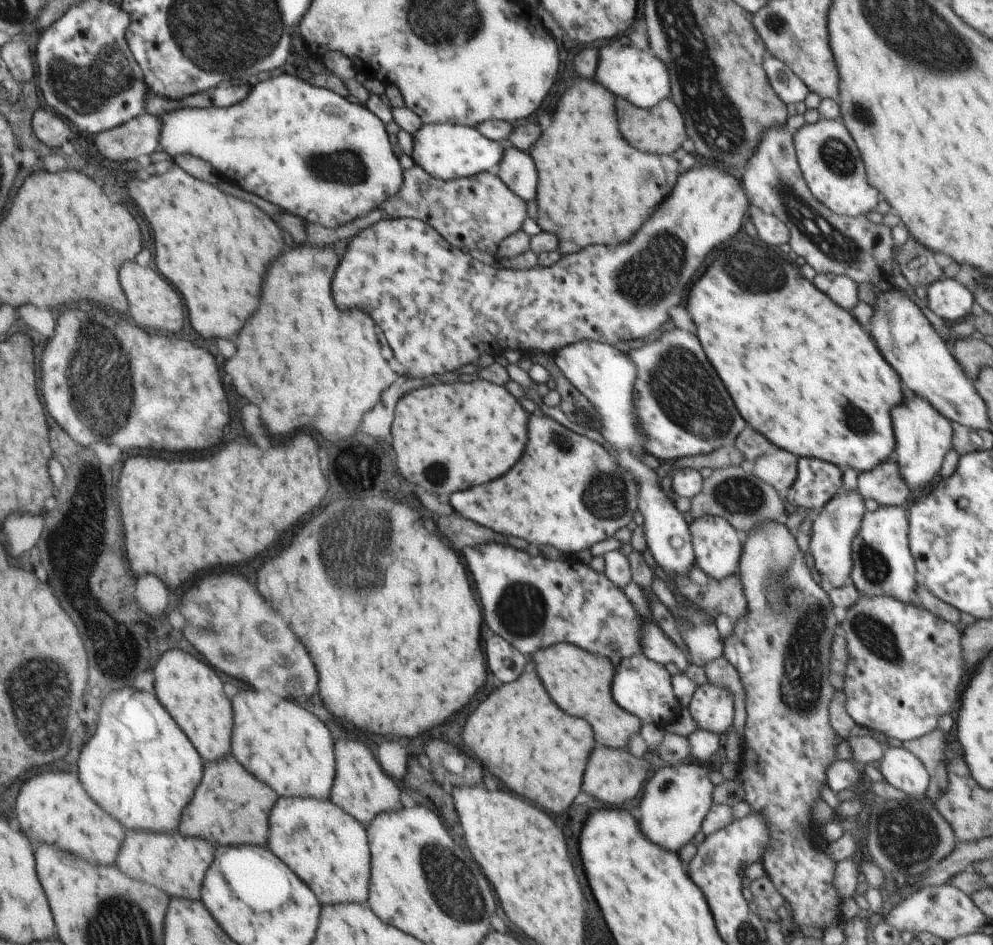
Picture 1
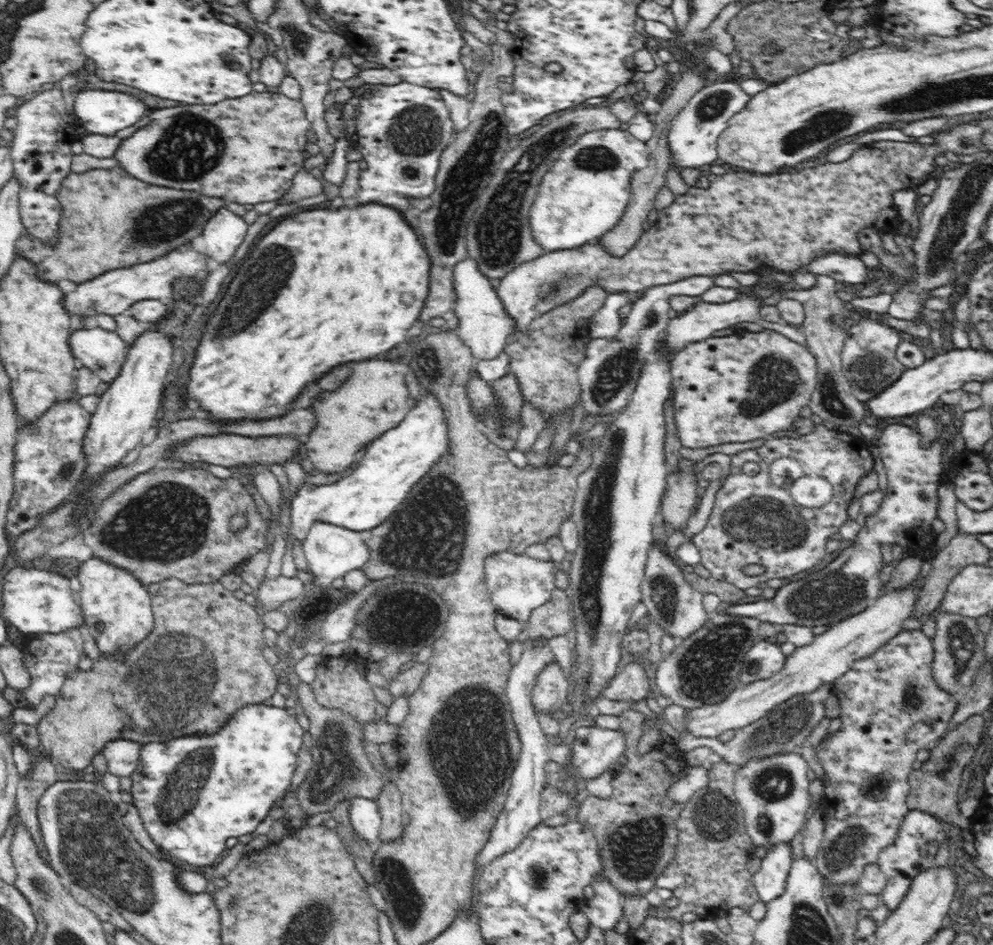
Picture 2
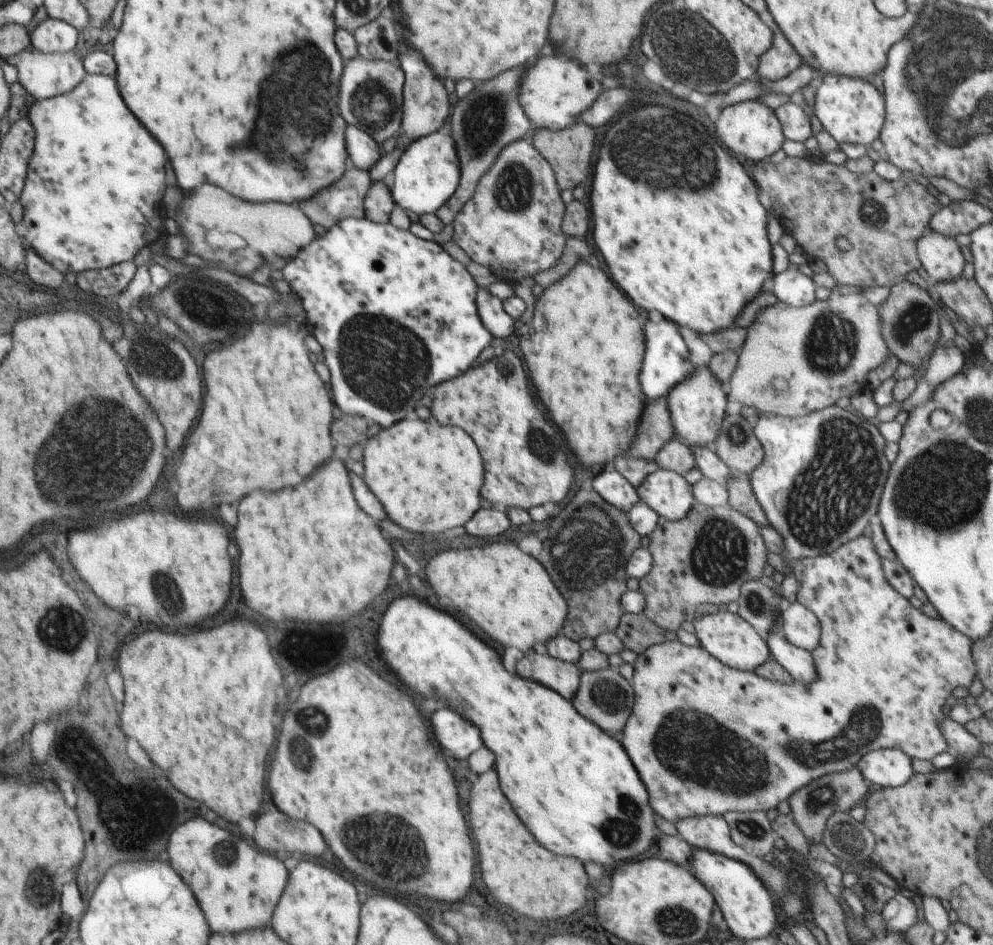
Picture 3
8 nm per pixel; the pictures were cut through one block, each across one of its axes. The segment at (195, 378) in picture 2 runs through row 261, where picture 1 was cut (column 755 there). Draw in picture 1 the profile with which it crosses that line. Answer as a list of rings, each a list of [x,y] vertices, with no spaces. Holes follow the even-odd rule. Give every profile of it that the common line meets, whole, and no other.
[[[732,240],[730,246],[726,246],[724,250],[718,250],[714,264],[692,286],[690,298],[688,298],[688,312],[692,314],[692,320],[698,328],[696,334],[702,342],[702,348],[704,348],[708,360],[712,362],[712,366],[716,368],[716,372],[720,374],[724,386],[730,390],[730,396],[734,398],[734,404],[738,406],[742,418],[745,418],[747,424],[756,432],[768,438],[772,444],[776,444],[778,449],[788,450],[797,457],[818,458],[818,460],[835,464],[841,470],[854,468],[859,473],[870,472],[872,468],[876,468],[882,462],[894,457],[894,426],[892,426],[890,410],[894,406],[900,406],[904,400],[900,376],[884,360],[884,356],[880,354],[872,336],[854,320],[854,316],[850,312],[842,310],[840,306],[836,306],[808,279],[802,278],[800,267],[791,262],[788,264],[786,257],[774,256],[776,254],[774,250],[774,248],[770,250],[770,246],[762,247],[754,242],[744,242],[743,240],[742,242]]]

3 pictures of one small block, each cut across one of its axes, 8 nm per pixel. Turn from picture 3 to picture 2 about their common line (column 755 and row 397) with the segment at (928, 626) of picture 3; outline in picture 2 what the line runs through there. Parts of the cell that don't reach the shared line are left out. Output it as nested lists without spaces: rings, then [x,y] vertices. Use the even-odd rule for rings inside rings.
[[[738,328],[734,334],[718,334],[718,338],[706,338],[702,342],[692,342],[686,346],[684,350],[680,350],[674,358],[669,362],[670,371],[673,382],[671,384],[674,388],[674,405],[675,428],[677,429],[677,437],[682,446],[686,448],[706,448],[708,446],[718,446],[718,444],[728,444],[728,442],[750,442],[750,440],[758,440],[758,438],[769,440],[770,435],[778,430],[788,430],[791,432],[792,423],[799,417],[802,408],[808,407],[811,402],[811,395],[816,388],[818,380],[818,363],[814,356],[809,352],[806,346],[801,346],[796,342],[792,342],[772,330],[745,330]]]

